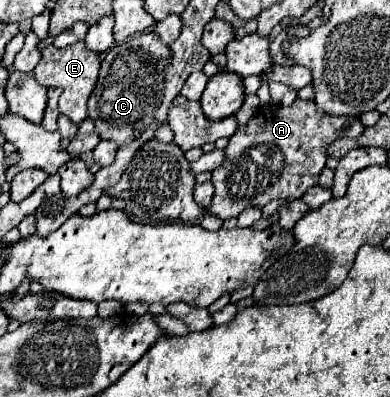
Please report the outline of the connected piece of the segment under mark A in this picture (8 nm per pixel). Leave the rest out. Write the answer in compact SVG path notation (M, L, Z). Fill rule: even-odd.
M296 99L290 107L262 107L258 109L256 117L248 125L242 125L236 129L236 133L230 137L230 143L226 147L226 159L224 163L212 171L212 183L214 183L214 197L208 207L208 213L220 217L220 219L230 219L238 217L240 211L246 207L264 207L266 203L280 199L280 201L292 201L300 199L306 189L318 185L318 177L322 169L326 167L326 151L330 143L338 137L356 138L365 129L359 118L334 117L328 113L322 113L316 109L314 101L304 101Z

